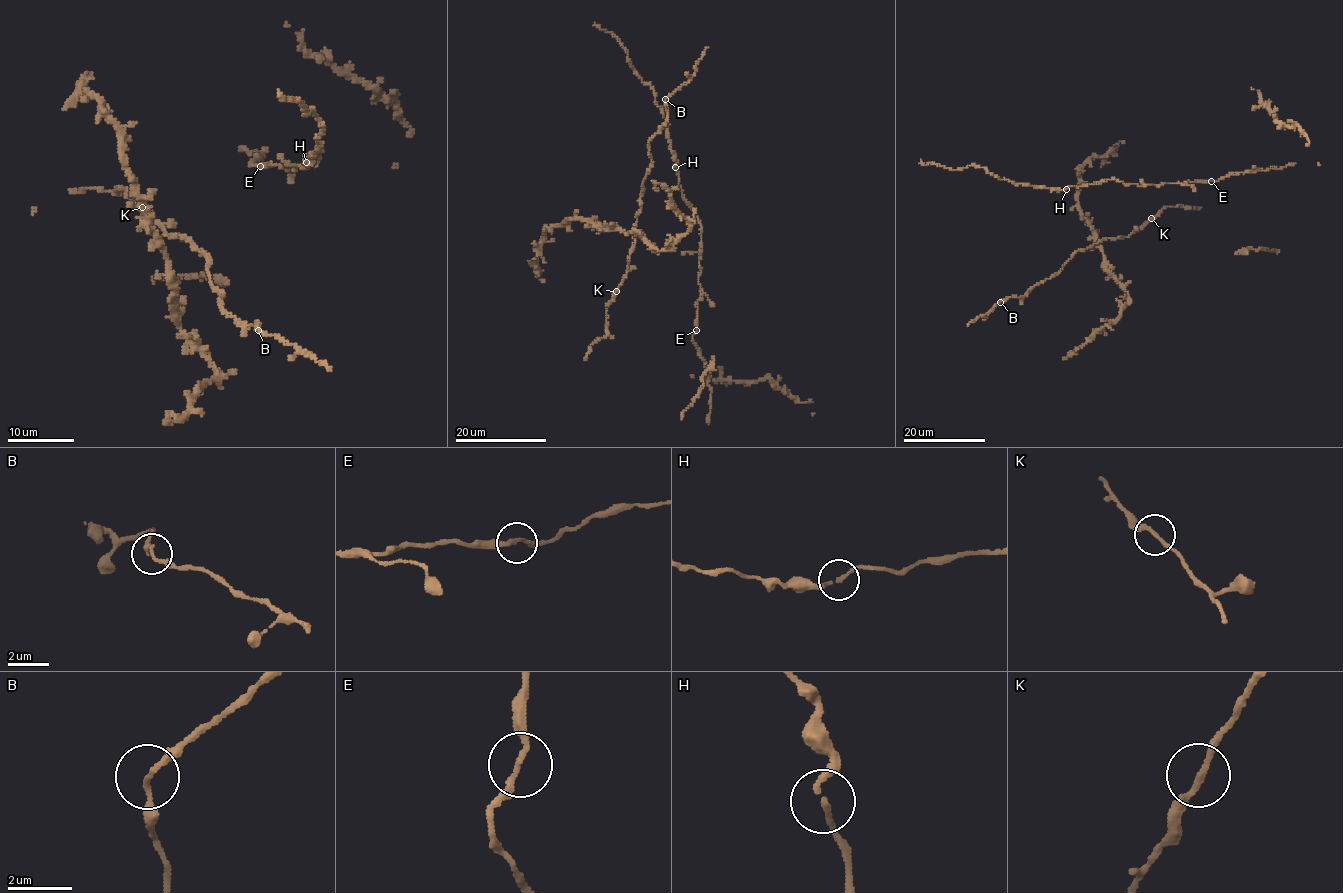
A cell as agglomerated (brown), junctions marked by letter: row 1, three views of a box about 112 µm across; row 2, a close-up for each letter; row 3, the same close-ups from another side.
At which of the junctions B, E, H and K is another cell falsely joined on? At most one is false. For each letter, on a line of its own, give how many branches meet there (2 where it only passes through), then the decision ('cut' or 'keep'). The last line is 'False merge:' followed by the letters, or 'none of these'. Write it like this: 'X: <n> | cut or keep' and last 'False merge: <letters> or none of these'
B: 2 | keep
E: 2 | keep
H: 2 | keep
K: 2 | keep
False merge: none of these

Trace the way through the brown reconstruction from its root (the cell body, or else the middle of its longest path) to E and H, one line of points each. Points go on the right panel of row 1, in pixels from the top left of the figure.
E: (1141, 182), (1157, 185), (1211, 181)
H: (1141, 182), (1143, 186), (1123, 184), (1111, 179), (1066, 189)

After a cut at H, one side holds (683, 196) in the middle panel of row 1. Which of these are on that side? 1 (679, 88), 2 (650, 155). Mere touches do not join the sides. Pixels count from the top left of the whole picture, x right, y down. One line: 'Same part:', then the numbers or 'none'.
Same part: 1, 2

